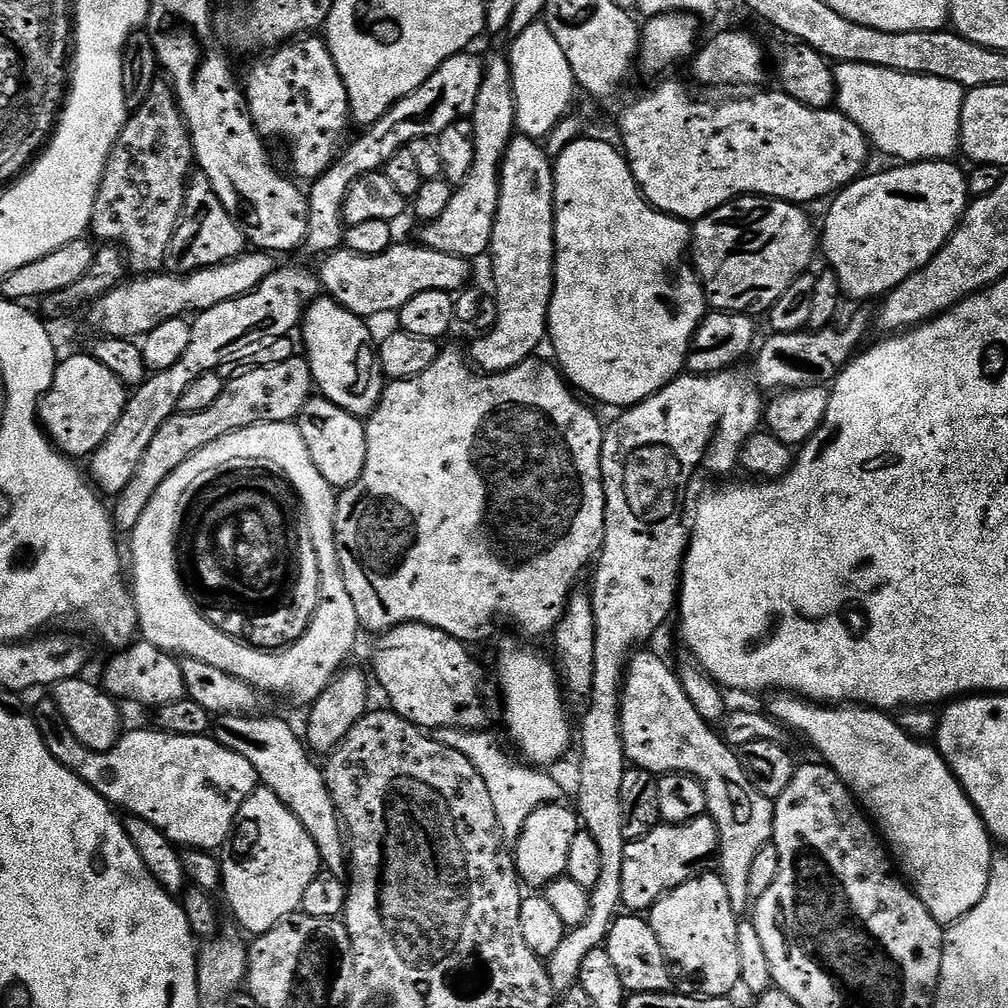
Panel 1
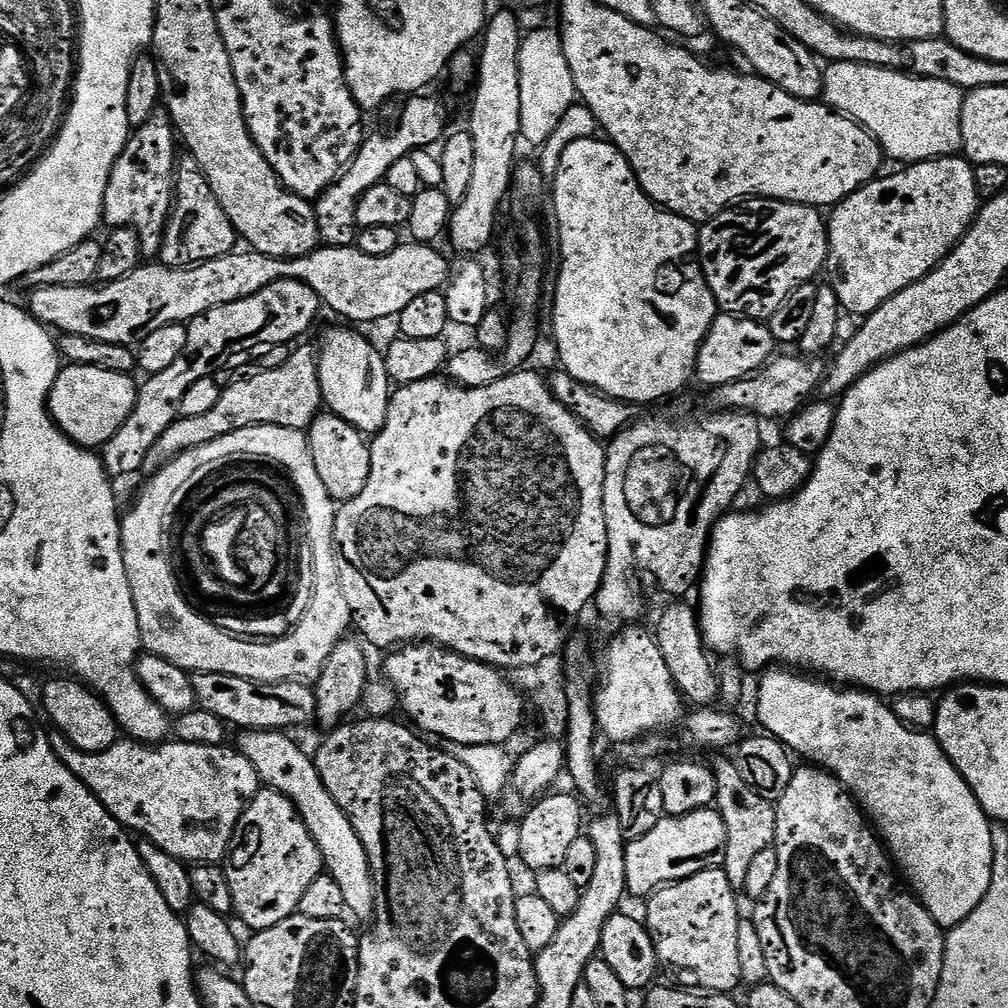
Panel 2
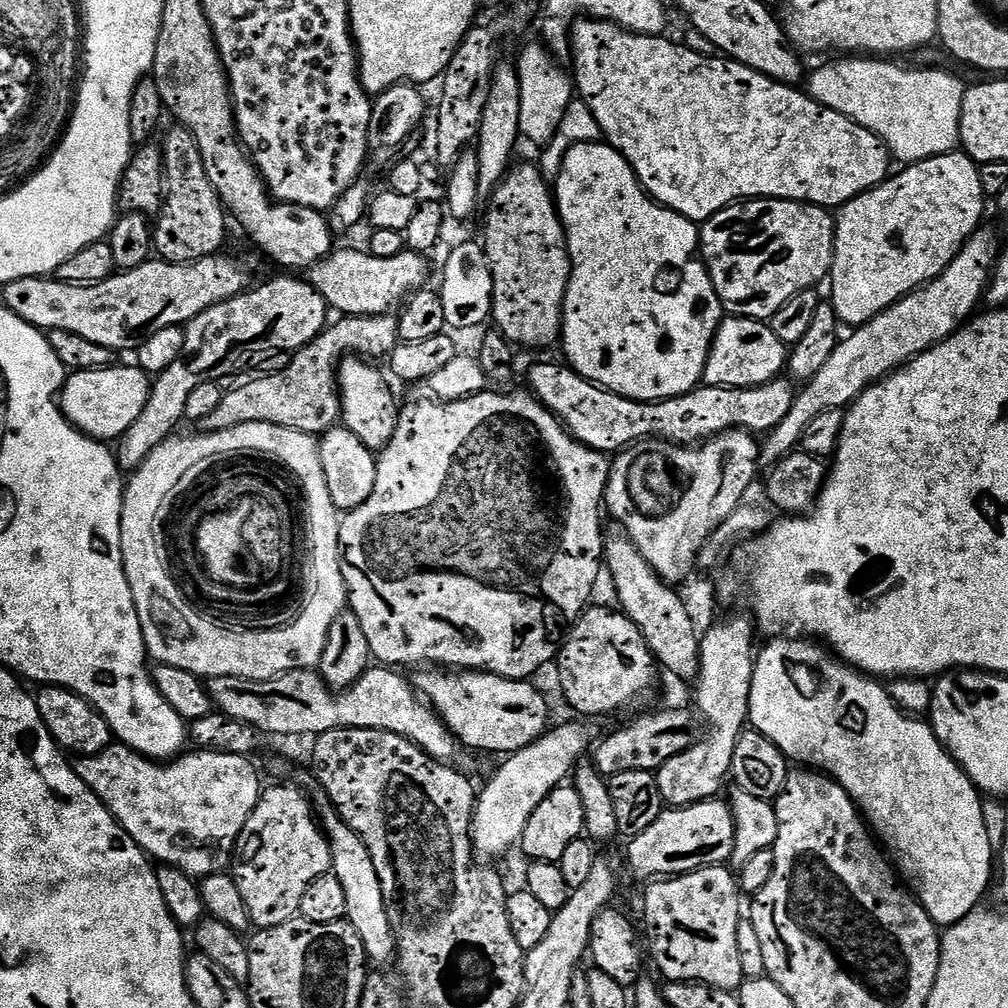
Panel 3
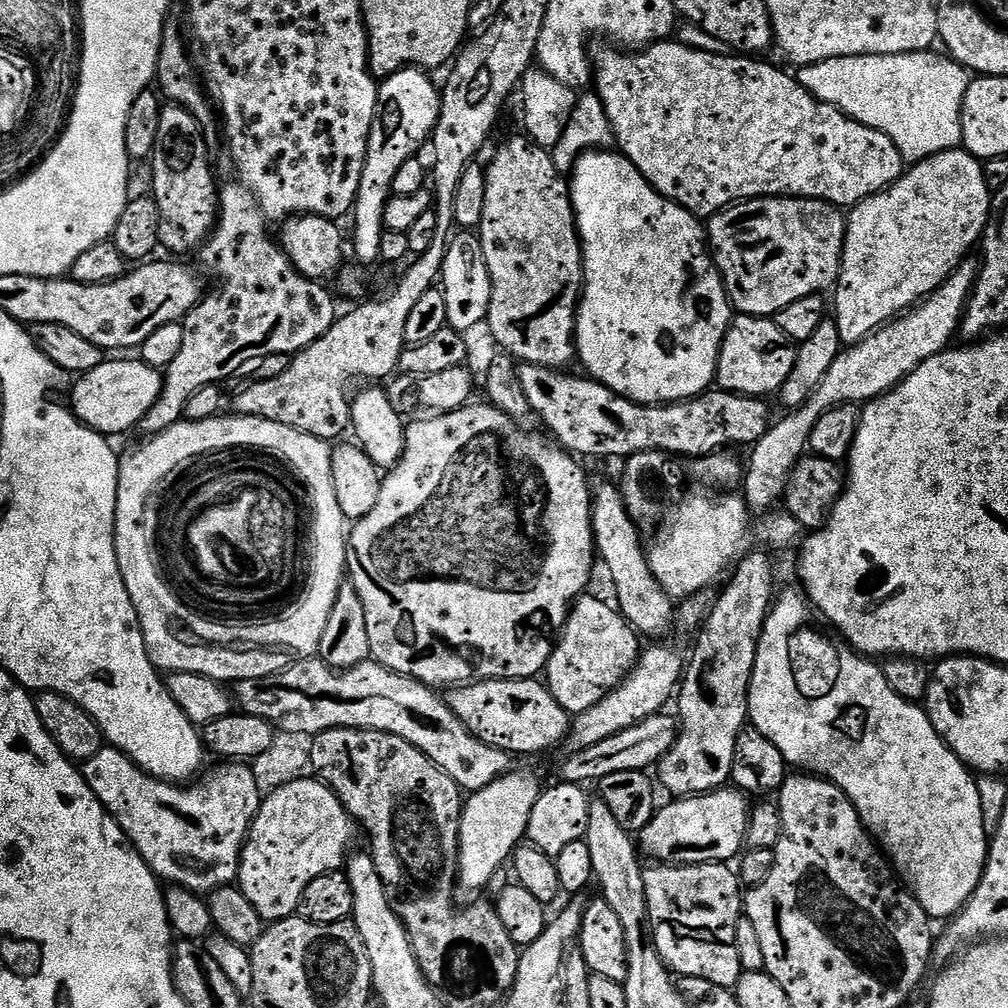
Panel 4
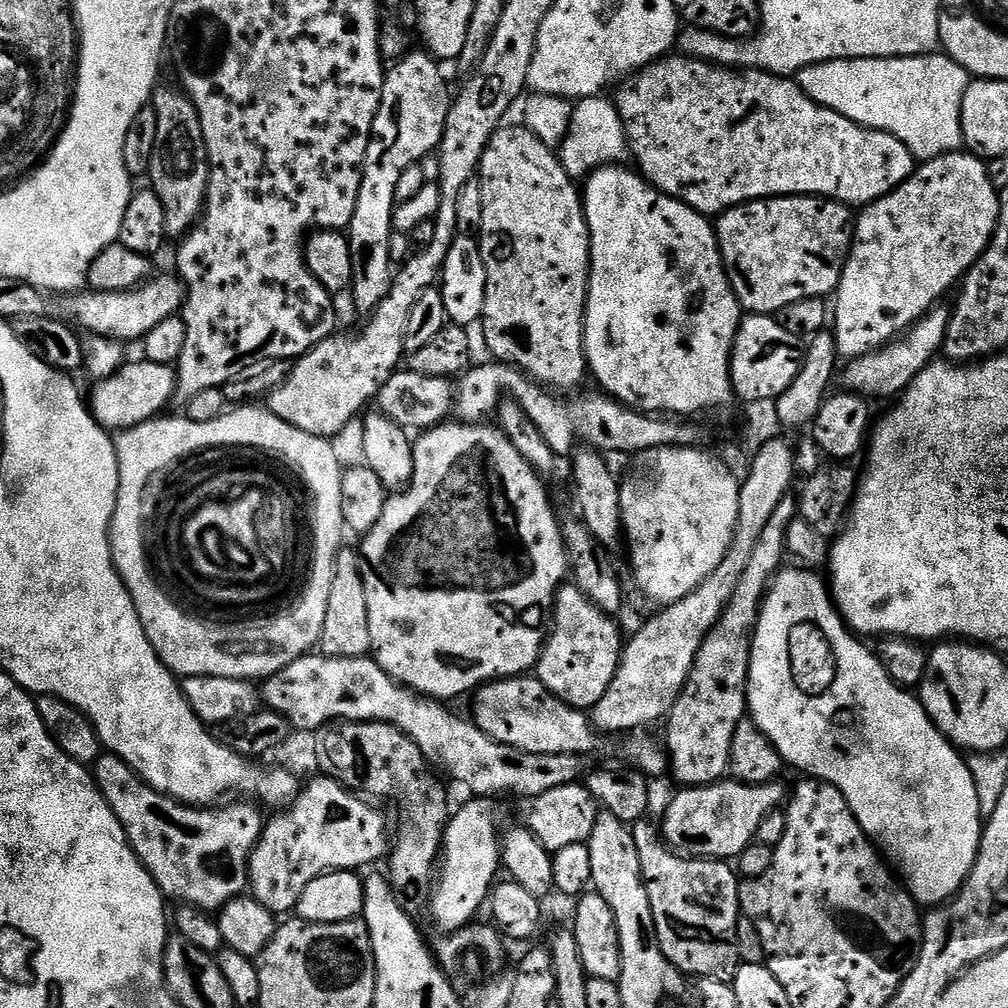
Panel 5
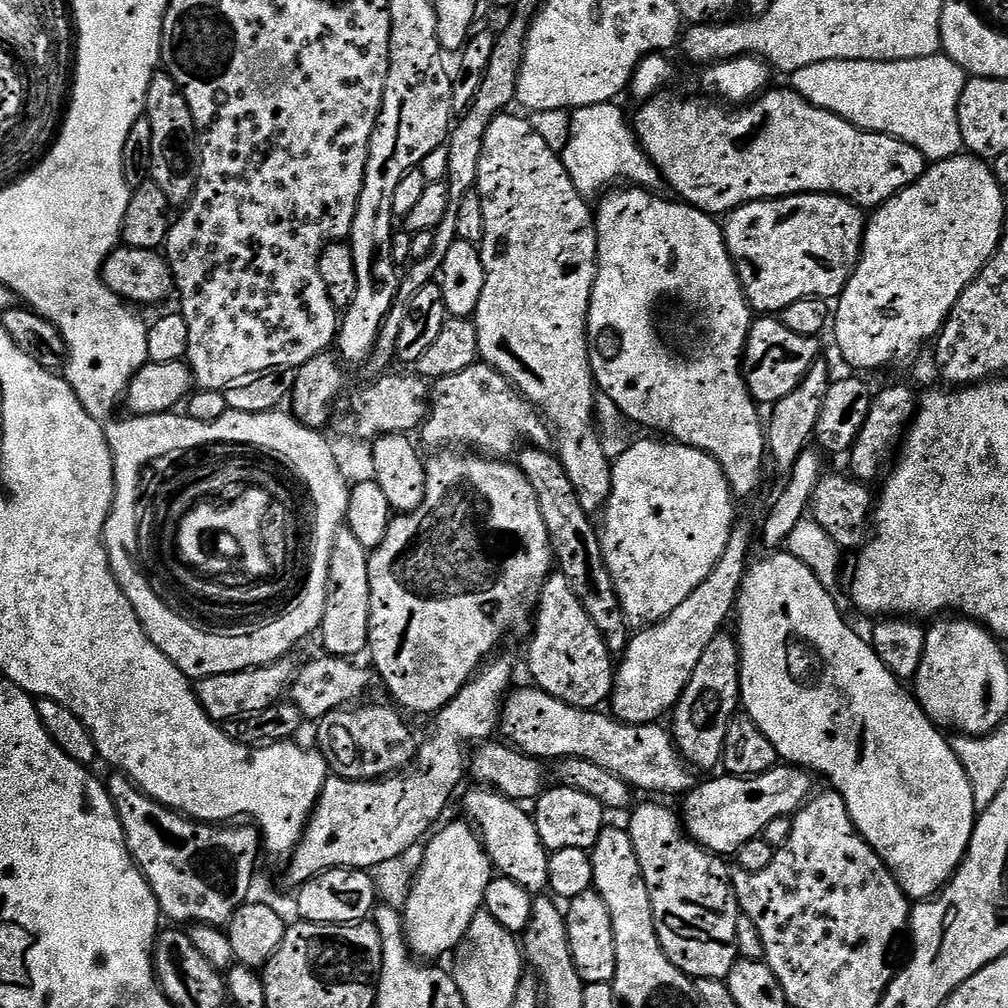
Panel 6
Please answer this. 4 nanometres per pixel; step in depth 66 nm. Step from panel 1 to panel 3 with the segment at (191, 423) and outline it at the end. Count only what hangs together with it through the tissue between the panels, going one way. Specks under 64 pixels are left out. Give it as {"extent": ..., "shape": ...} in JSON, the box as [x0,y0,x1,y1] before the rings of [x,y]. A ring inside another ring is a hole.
{"extent":[198,315,400,437],"shape":[[[395,315],[383,316],[344,316],[340,321],[329,323],[316,339],[311,340],[304,348],[293,355],[290,366],[278,374],[269,376],[252,376],[245,379],[238,388],[225,392],[222,402],[206,418],[198,421],[200,432],[217,432],[230,430],[233,426],[246,426],[246,422],[270,422],[274,426],[286,426],[290,430],[305,432],[319,437],[331,428],[337,427],[341,419],[340,390],[338,387],[338,369],[340,361],[346,354],[355,354],[361,358],[376,358],[391,356],[400,340],[400,321]]]}

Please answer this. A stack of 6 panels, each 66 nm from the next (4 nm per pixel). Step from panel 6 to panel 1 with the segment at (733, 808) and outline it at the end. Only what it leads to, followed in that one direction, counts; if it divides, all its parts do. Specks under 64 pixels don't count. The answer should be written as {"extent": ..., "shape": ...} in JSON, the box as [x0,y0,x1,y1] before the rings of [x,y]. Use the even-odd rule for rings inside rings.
{"extent":[621,815,719,914],"shape":[[[709,815],[689,824],[660,824],[641,840],[625,843],[621,905],[632,914],[647,913],[670,890],[694,876],[711,873],[717,867],[719,850],[718,826]]]}

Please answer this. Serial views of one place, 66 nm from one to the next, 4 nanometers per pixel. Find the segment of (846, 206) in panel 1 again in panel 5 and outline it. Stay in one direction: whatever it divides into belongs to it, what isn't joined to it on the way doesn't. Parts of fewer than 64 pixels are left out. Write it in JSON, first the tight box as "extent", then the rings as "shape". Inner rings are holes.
{"extent":[834,150,1000,358],"shape":[[[957,150],[923,161],[909,180],[861,212],[855,217],[852,248],[834,293],[836,350],[844,358],[864,356],[897,339],[963,281],[992,240],[1000,217],[1000,197],[988,177],[987,163],[967,150]]]}

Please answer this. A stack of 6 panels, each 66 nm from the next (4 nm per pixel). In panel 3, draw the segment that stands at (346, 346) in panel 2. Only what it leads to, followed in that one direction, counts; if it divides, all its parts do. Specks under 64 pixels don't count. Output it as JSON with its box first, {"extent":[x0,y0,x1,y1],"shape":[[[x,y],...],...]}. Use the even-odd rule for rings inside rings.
{"extent":[338,354,398,449],"shape":[[[355,354],[340,361],[338,369],[338,387],[340,390],[340,414],[343,427],[348,428],[370,449],[385,448],[394,438],[394,430],[398,426],[398,403],[388,389],[389,377],[375,368],[375,363]]]}

